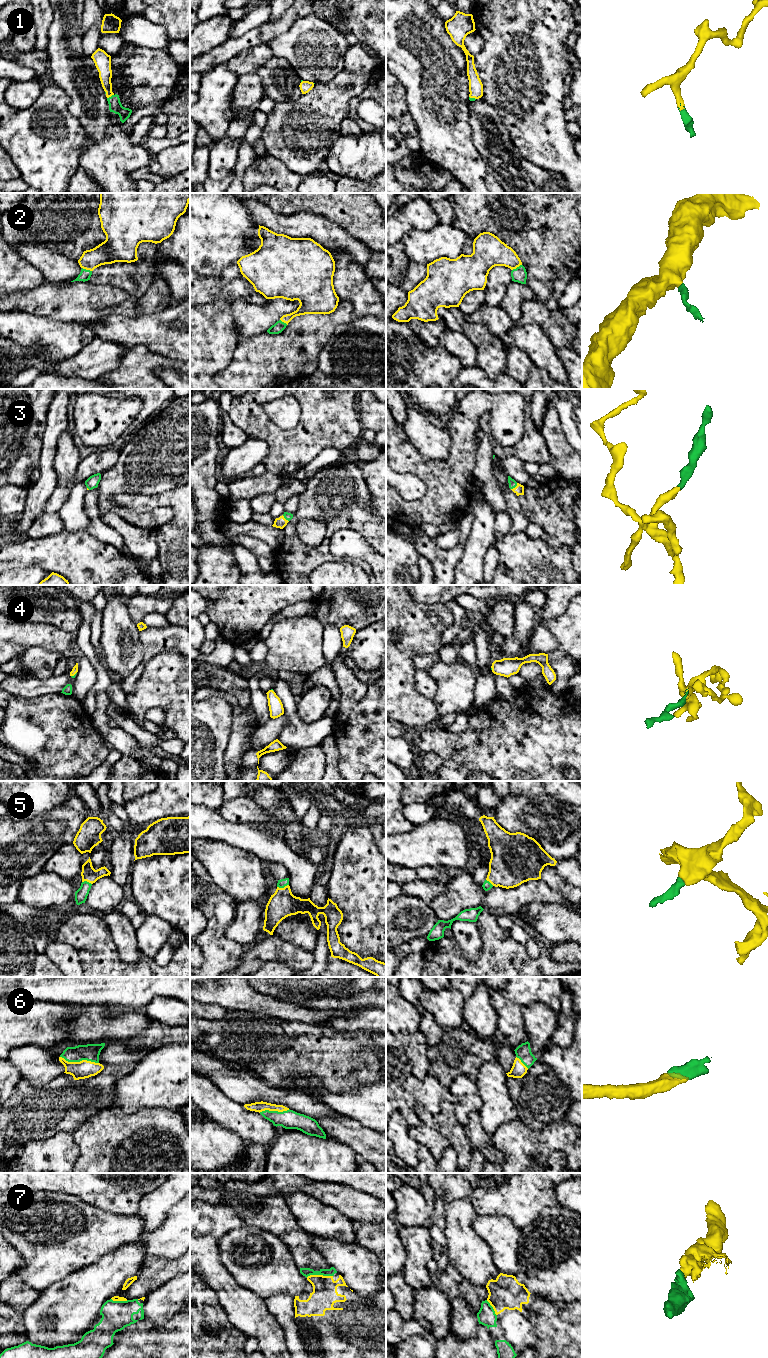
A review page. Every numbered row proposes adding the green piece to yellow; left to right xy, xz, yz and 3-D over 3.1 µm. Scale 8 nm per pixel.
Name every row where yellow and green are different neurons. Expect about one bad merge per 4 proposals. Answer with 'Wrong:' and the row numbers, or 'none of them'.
Wrong: none of them

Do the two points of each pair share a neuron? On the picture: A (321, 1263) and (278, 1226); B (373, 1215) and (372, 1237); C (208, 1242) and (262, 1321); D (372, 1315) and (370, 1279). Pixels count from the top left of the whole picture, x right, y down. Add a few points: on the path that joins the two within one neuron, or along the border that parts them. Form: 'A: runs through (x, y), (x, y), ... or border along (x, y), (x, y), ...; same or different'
A: runs through (310, 1255), (289, 1234); same
B: border along (375, 1222), (370, 1223); different
C: runs through (208, 1262), (208, 1266), (214, 1274), (242, 1302); same
D: border along (353, 1290), (366, 1296), (375, 1296); different

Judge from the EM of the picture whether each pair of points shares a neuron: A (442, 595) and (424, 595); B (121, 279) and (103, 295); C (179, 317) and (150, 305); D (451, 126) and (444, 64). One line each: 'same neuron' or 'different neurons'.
A: same neuron
B: different neurons
C: different neurons
D: same neuron

